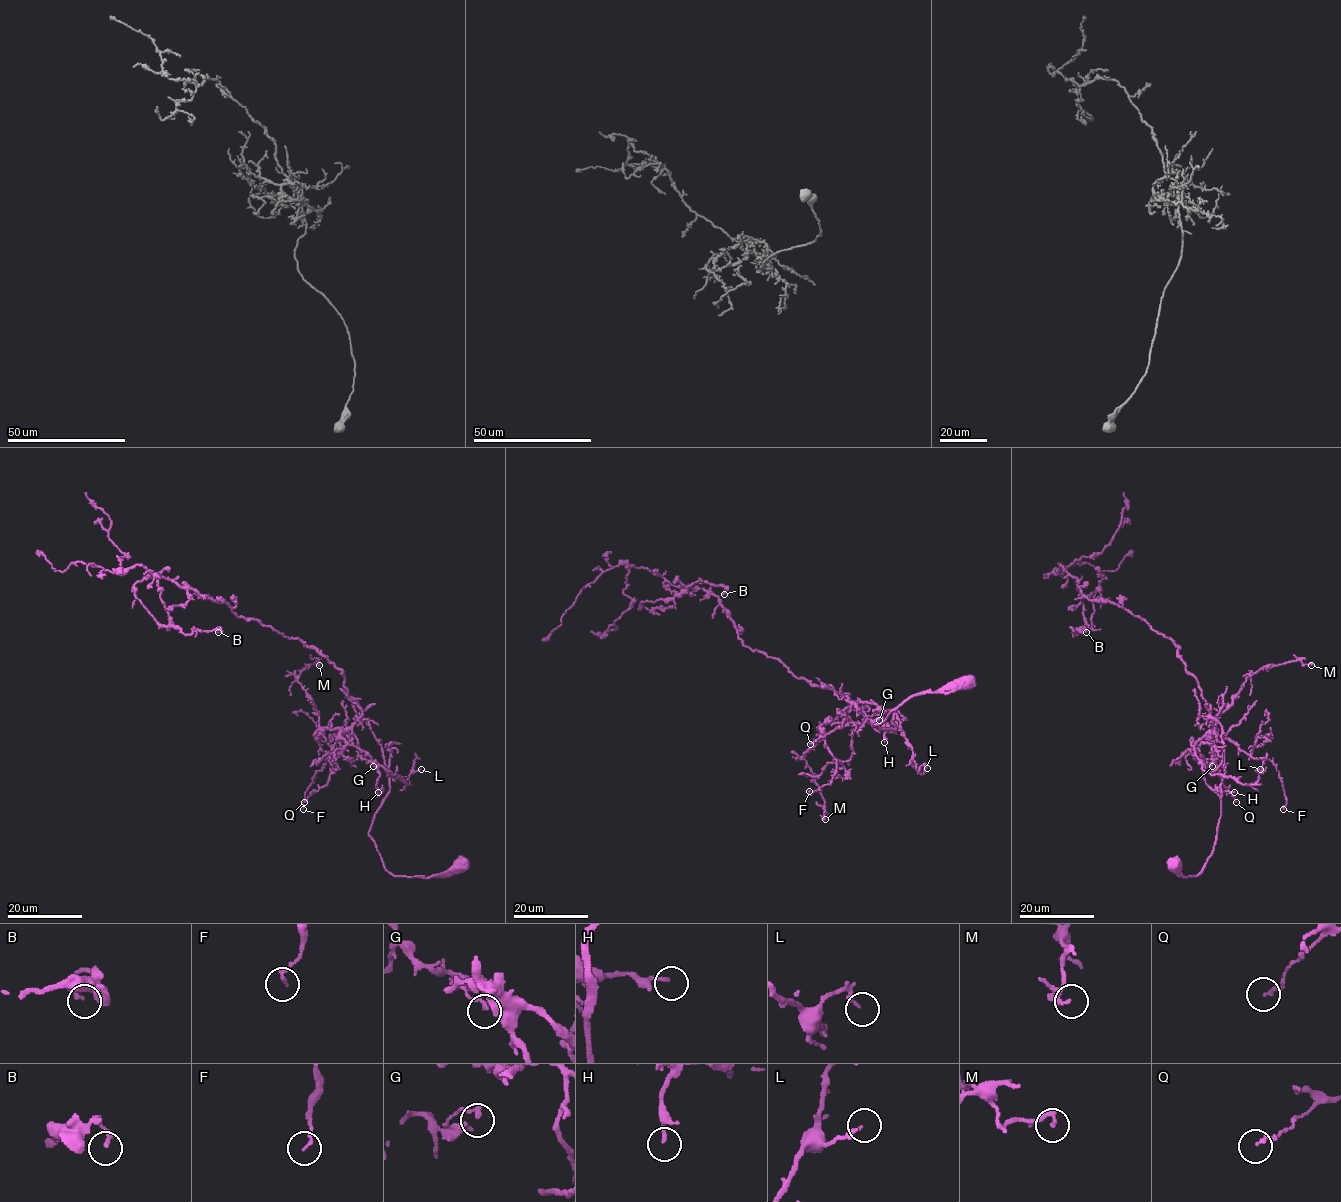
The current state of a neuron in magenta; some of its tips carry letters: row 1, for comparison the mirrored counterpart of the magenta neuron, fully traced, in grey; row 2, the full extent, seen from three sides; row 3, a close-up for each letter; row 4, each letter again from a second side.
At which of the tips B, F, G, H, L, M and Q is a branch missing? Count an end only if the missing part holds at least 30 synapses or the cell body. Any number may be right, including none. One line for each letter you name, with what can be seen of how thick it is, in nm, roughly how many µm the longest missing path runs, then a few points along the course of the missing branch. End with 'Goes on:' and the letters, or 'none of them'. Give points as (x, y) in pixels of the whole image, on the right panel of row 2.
Goes on: none of them

